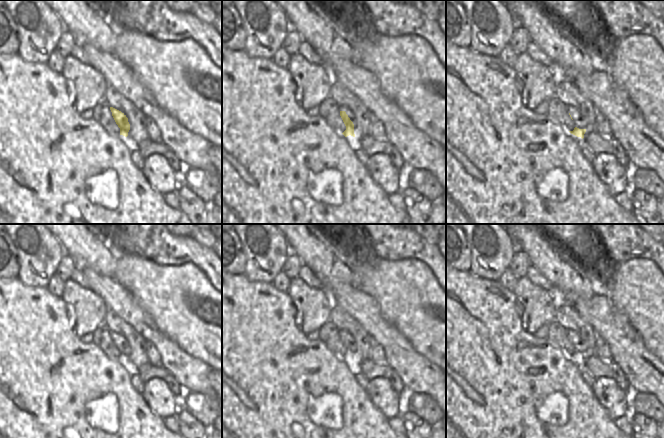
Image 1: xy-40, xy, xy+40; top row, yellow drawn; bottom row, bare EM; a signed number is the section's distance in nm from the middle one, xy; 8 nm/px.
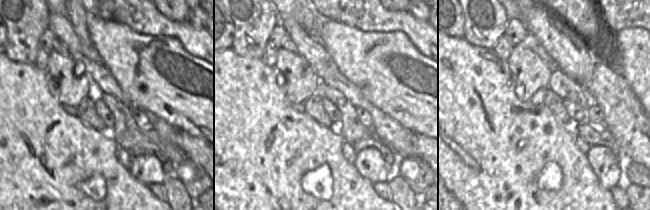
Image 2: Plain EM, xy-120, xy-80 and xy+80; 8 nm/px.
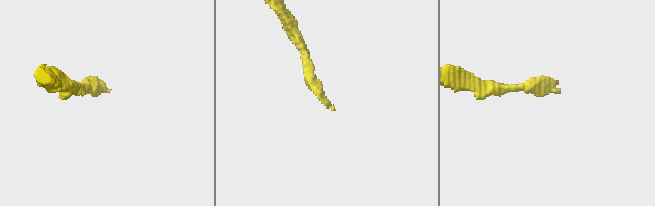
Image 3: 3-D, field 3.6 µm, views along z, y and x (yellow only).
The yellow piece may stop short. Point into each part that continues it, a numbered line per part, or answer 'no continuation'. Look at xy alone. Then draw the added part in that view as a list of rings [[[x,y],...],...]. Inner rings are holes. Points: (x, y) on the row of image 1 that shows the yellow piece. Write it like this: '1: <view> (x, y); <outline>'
1: xy (348, 112); [[[340,107],[340,111],[345,111],[350,120],[353,122],[353,124],[356,124],[356,120],[354,118],[354,114],[352,113],[352,111],[350,111],[347,107]]]

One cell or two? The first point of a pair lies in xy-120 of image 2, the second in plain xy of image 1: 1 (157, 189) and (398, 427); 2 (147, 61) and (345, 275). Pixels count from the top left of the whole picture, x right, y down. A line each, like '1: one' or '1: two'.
1: one
2: two

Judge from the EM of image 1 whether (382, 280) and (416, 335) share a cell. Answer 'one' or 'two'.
one

